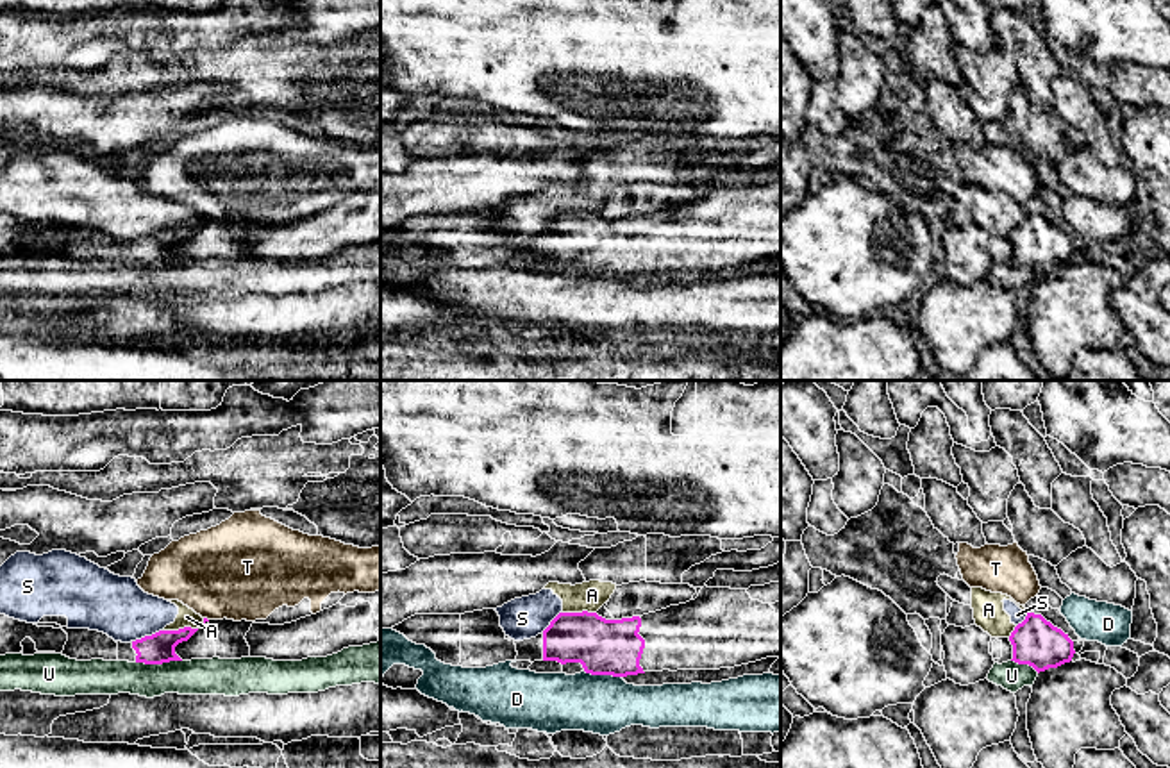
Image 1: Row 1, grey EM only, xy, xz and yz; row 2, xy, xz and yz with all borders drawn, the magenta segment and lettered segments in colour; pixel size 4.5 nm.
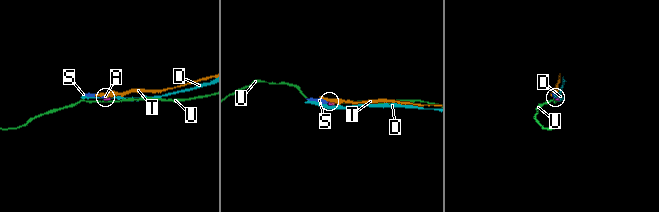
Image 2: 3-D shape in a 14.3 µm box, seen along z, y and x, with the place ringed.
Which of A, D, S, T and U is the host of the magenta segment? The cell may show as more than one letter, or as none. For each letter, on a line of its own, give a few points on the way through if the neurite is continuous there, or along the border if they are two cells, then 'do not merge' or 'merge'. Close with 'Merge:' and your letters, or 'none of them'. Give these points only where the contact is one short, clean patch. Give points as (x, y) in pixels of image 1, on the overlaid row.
A: border xy (197, 627), (163, 631); do not merge
D: border xz (584, 670), (620, 677); do not merge
S: border xy (161, 629), (133, 642); do not merge
T: border xy (204, 617), (208, 620); do not merge
U: border xy (181, 659), (167, 663), (134, 661); do not merge
Merge: none of them

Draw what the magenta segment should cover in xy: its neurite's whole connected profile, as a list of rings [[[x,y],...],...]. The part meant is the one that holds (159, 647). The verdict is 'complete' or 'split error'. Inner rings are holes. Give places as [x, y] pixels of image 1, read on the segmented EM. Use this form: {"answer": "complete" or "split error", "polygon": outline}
{"answer": "split error", "polygon": [[[63,627],[63,630],[68,634],[63,655],[70,659],[163,664],[170,661],[182,661],[175,654],[175,647],[188,641],[198,629],[184,627],[179,630],[159,630],[130,643],[114,641],[107,634],[89,629]]]}

